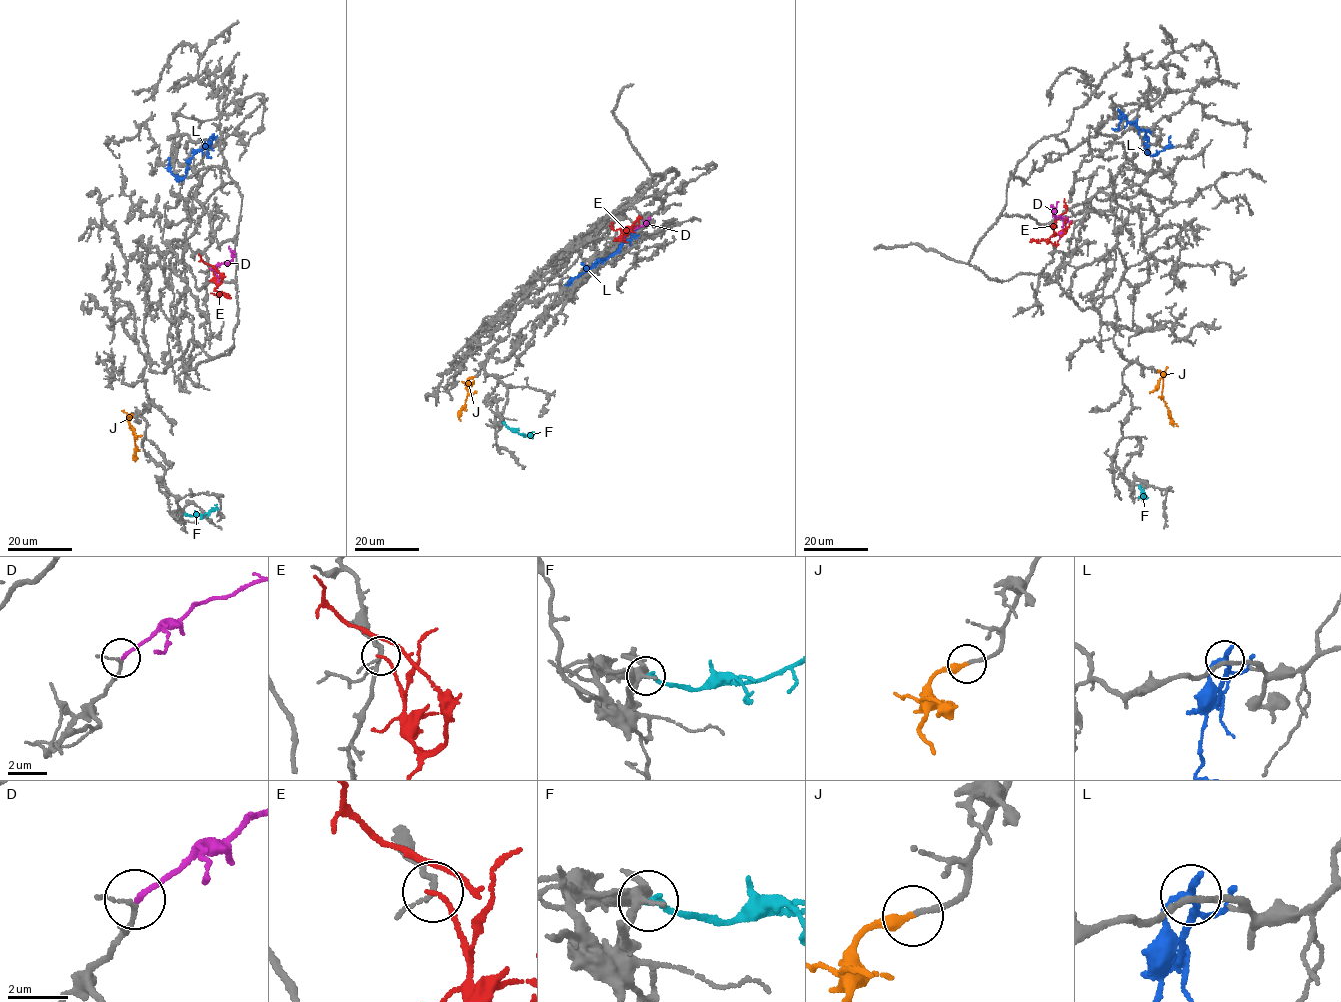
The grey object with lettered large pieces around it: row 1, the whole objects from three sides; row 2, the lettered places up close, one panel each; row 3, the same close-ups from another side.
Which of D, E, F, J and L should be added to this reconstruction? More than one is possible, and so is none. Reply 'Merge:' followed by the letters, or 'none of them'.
Merge: D, J

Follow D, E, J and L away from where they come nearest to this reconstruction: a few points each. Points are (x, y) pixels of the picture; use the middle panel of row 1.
D: (616, 239), (644, 221)
E: (616, 239), (630, 228), (615, 229), (611, 221)
J: (474, 377), (468, 380), (460, 420)
L: (635, 228), (631, 238), (608, 258), (600, 259), (571, 278)

